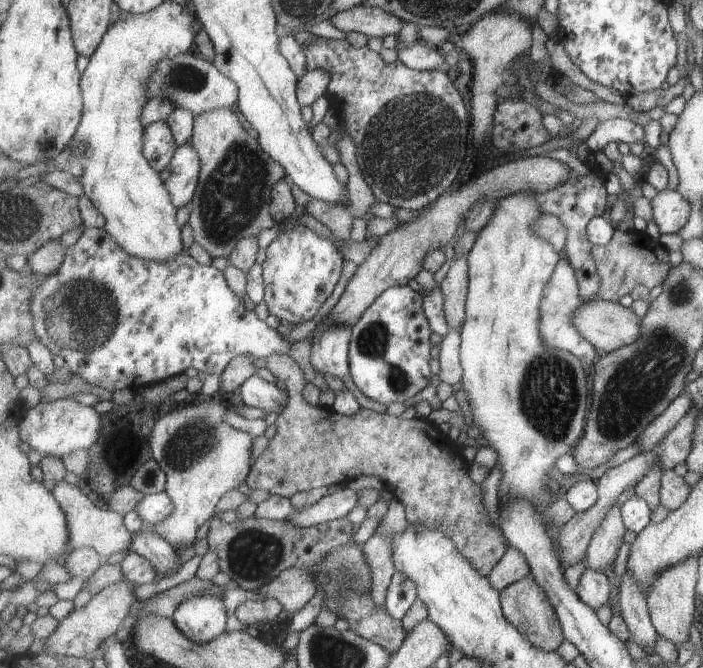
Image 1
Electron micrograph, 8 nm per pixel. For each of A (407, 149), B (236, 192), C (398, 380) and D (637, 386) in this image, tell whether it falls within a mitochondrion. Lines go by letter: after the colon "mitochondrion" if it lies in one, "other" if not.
A: mitochondrion
B: mitochondrion
C: mitochondrion
D: mitochondrion

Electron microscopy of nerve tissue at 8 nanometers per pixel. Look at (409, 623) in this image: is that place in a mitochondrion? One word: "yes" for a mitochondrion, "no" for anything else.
no

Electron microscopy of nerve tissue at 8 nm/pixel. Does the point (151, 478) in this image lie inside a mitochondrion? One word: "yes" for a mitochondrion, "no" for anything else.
yes

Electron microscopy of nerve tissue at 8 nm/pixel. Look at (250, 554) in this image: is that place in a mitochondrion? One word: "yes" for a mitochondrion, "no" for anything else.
yes

